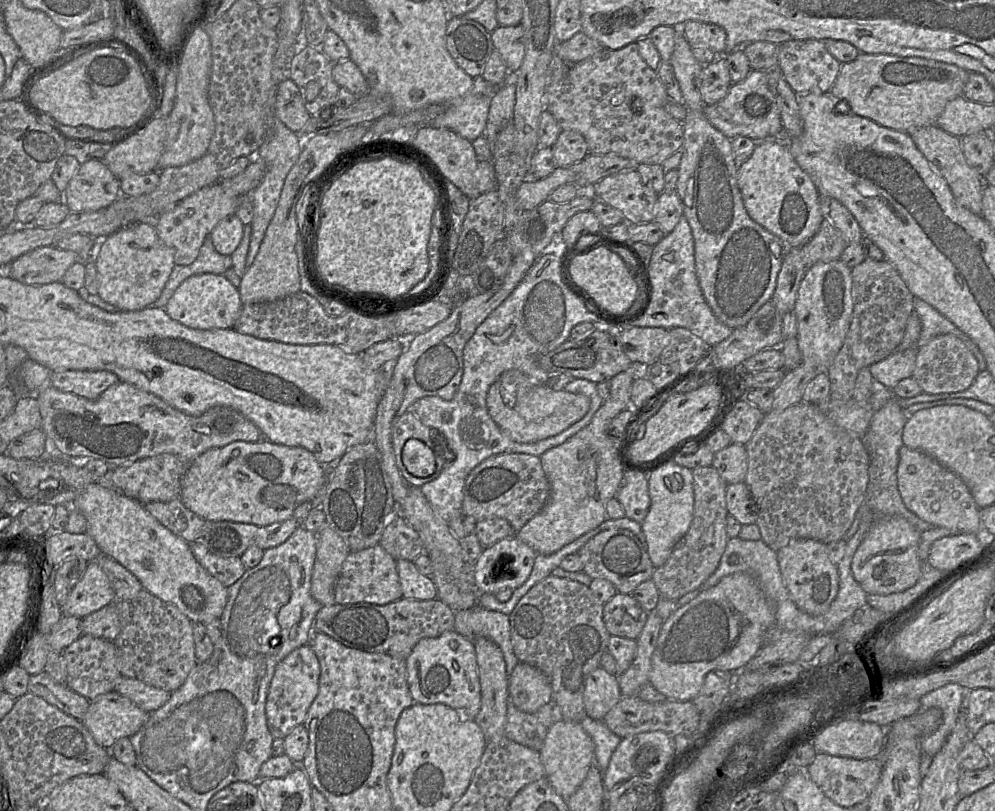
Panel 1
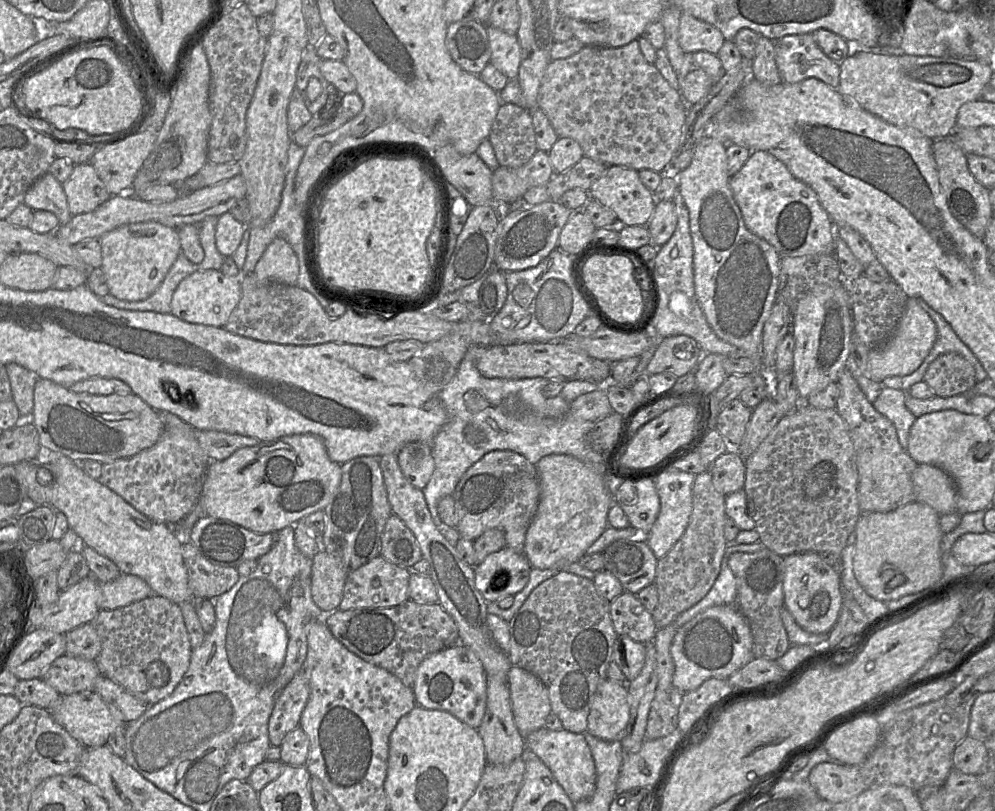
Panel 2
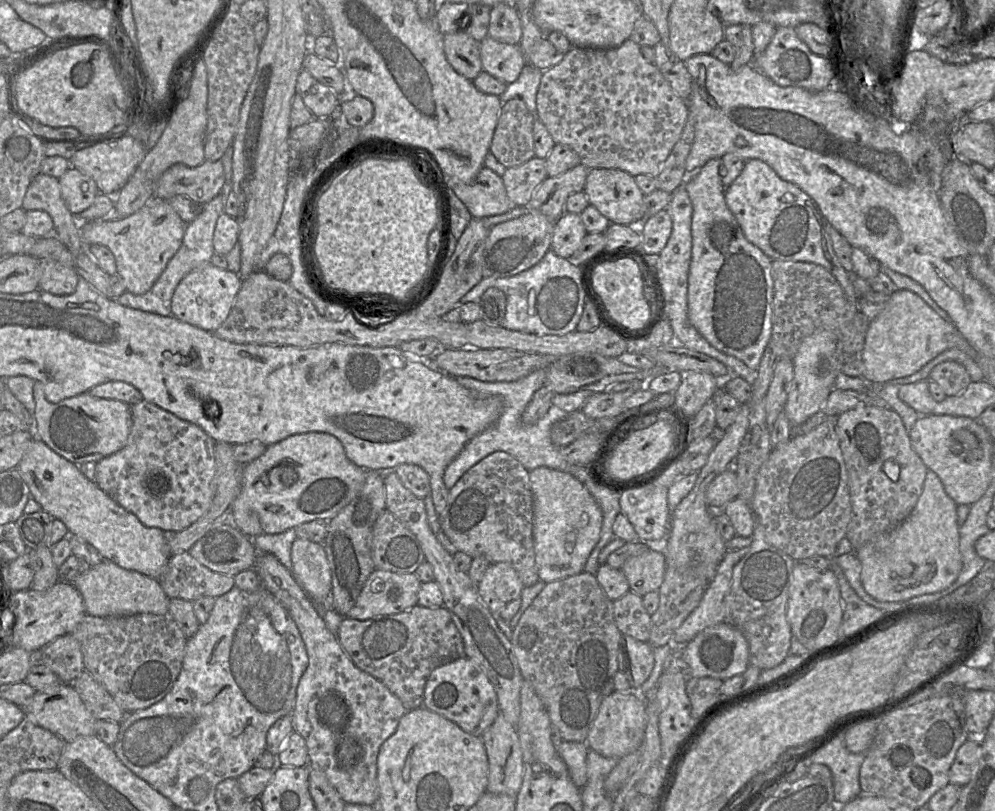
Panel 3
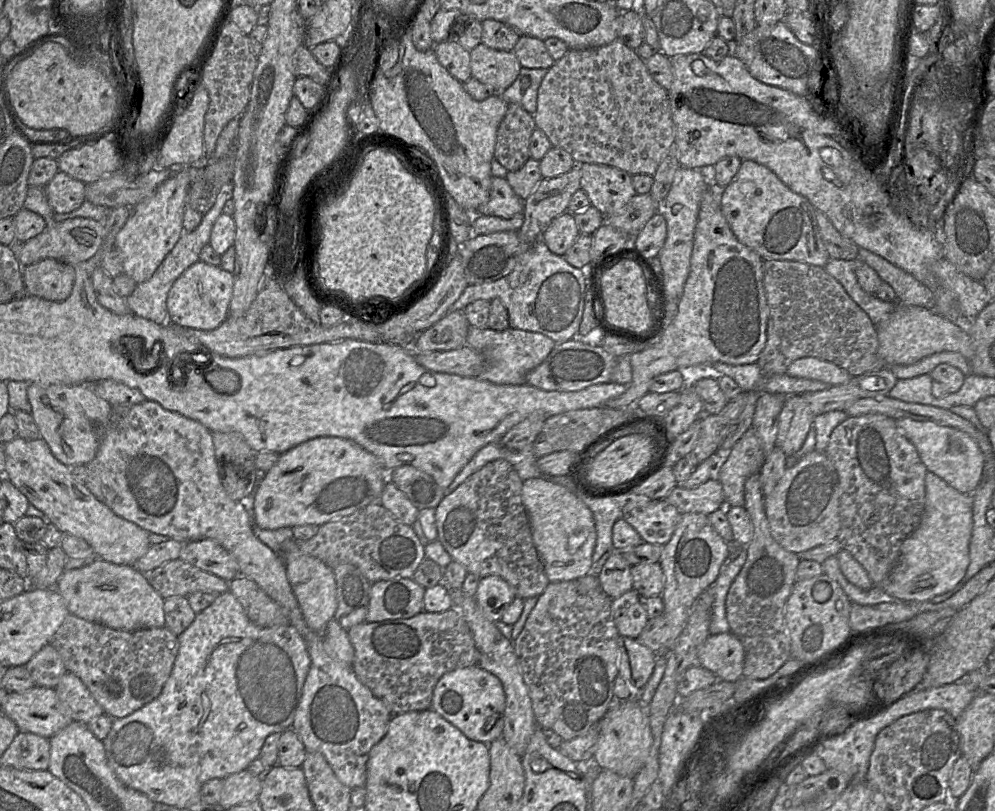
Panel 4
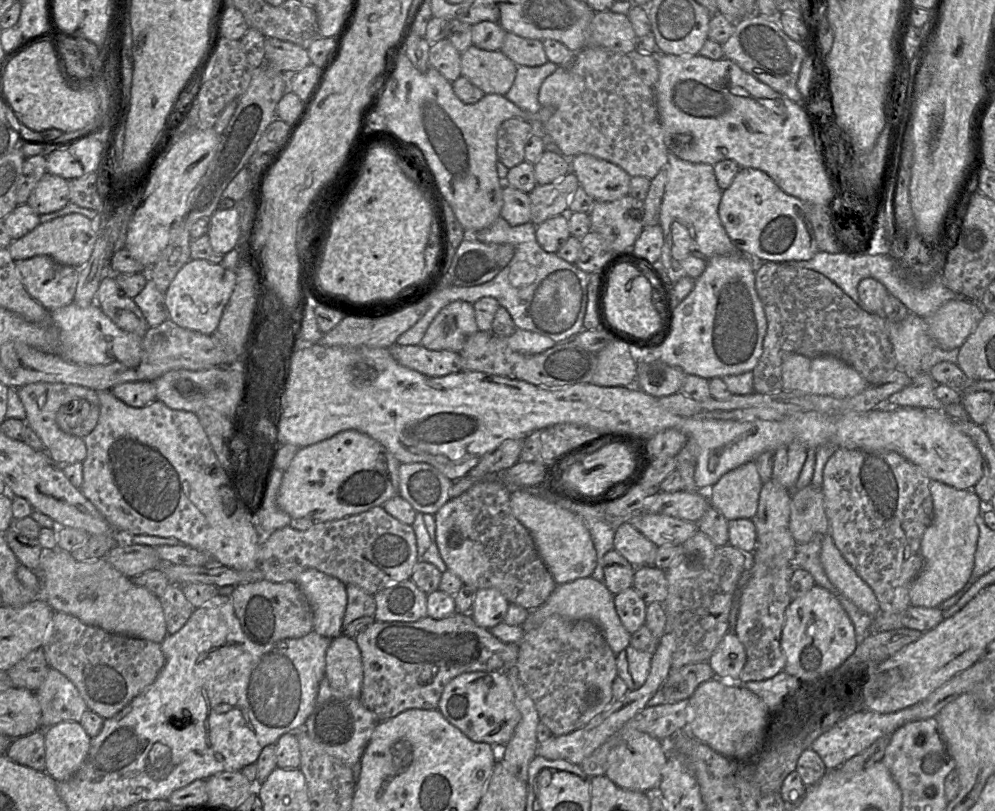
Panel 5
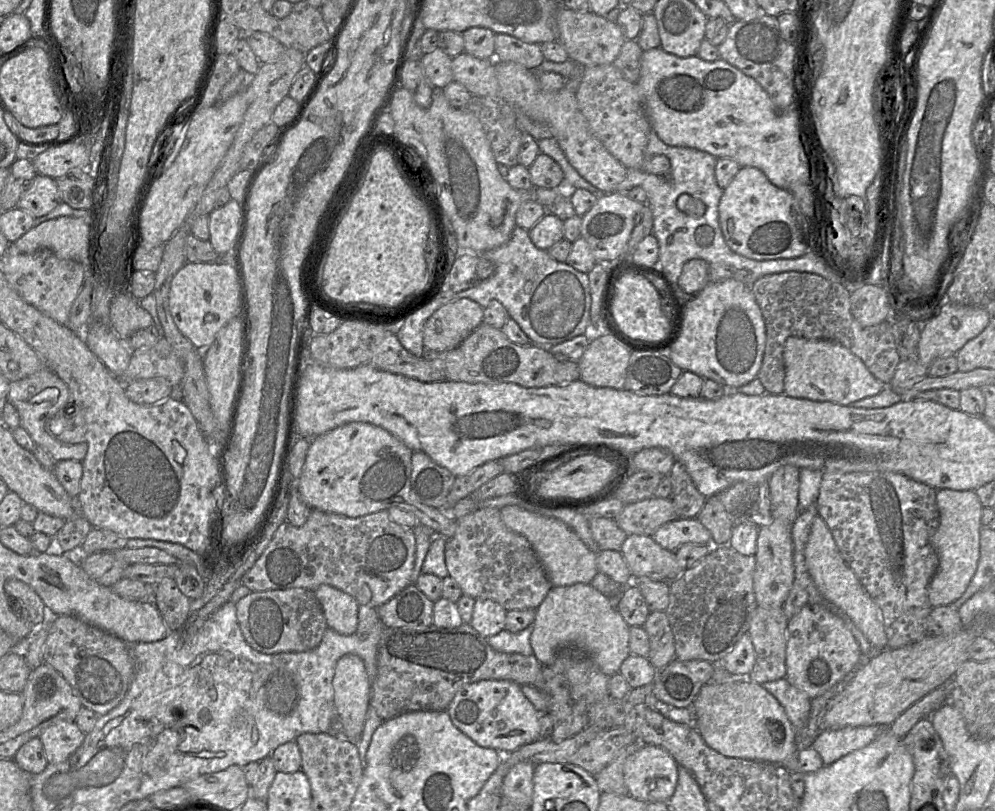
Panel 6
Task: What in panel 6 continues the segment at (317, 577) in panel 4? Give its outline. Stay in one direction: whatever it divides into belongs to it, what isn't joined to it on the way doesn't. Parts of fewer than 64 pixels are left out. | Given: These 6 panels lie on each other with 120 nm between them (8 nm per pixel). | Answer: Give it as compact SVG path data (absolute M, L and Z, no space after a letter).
M328 584L318 586L314 594L324 611L328 628L343 635L355 633L359 604L352 595Z

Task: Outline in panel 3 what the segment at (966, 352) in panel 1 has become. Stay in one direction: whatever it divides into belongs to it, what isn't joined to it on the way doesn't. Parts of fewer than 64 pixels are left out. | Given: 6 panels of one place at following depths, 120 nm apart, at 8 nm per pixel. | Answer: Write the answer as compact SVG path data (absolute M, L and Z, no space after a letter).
M944 361L936 365L929 374L929 380L937 383L946 396L956 396L970 384L966 369L955 361Z

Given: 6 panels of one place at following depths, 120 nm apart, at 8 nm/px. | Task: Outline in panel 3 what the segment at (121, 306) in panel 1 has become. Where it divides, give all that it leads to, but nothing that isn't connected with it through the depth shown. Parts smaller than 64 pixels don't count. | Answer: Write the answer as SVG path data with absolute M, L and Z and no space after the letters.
M152 201L128 217L109 217L109 219L82 222L80 223L80 234L85 246L98 244L107 247L115 257L116 275L122 278L126 291L134 295L142 295L153 287L169 260L180 248L186 225L168 201Z

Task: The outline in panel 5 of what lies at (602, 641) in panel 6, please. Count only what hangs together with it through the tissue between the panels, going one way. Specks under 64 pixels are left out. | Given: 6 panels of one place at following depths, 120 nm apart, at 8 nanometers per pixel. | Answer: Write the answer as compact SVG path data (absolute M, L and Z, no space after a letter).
M591 576L559 584L542 605L530 610L527 619L521 626L524 626L524 632L526 633L538 627L552 615L560 615L568 620L590 620L600 628L611 650L615 655L618 655L630 645L631 634L626 630L617 614L614 596L603 582Z

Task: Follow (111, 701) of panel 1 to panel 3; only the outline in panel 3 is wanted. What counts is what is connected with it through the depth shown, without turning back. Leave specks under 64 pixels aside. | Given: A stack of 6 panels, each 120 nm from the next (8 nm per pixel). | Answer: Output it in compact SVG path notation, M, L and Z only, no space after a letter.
M61 683L49 690L36 691L30 703L22 708L27 719L59 736L65 743L80 737L95 735L97 720L86 708L72 684Z

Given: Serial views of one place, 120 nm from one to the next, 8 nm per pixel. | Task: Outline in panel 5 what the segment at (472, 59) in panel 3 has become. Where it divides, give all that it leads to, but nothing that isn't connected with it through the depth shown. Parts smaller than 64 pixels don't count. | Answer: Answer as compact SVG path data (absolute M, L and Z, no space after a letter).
M446 38L430 46L429 67L433 67L451 83L461 76L461 55Z

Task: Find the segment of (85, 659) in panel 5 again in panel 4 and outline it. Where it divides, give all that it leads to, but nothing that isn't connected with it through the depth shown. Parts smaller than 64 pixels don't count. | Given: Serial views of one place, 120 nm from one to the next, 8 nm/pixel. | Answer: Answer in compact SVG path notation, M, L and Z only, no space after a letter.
M70 614L49 643L59 653L66 670L78 676L104 713L123 718L161 693L178 654L178 636L167 627L135 631L116 630Z

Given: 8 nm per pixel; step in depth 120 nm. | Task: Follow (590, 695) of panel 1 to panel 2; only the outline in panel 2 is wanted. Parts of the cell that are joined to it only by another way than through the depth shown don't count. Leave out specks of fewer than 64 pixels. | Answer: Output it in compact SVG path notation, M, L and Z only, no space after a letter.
M605 679L593 695L587 731L605 741L621 741L629 719L630 705L626 684Z

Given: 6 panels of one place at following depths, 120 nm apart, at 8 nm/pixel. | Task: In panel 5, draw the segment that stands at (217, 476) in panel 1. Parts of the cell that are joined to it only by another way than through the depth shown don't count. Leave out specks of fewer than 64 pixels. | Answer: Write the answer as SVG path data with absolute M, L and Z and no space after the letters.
M345 430L336 435L301 447L283 472L276 500L278 507L291 519L309 518L314 523L338 520L365 512L399 494L400 462L378 441L356 430Z

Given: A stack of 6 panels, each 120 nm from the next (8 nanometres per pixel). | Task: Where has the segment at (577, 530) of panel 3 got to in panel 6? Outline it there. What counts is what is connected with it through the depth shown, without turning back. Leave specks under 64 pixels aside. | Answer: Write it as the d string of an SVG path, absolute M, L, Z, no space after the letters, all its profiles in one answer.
M517 505L500 509L504 524L524 536L535 551L552 586L568 586L575 583L590 584L597 574L597 554L590 550L578 535L561 520L530 512Z

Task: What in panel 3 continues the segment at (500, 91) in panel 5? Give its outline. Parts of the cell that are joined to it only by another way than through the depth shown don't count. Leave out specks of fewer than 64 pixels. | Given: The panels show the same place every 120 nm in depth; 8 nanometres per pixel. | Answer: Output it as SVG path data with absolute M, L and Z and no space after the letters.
M488 35L480 43L480 57L483 71L507 85L518 79L526 64L519 44L501 43Z

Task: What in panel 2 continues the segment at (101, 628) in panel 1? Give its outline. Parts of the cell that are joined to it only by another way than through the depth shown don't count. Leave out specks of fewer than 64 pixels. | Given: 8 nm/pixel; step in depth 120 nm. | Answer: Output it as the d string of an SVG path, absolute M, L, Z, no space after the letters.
M86 623L66 633L66 654L96 660L101 651L101 639L92 623Z

